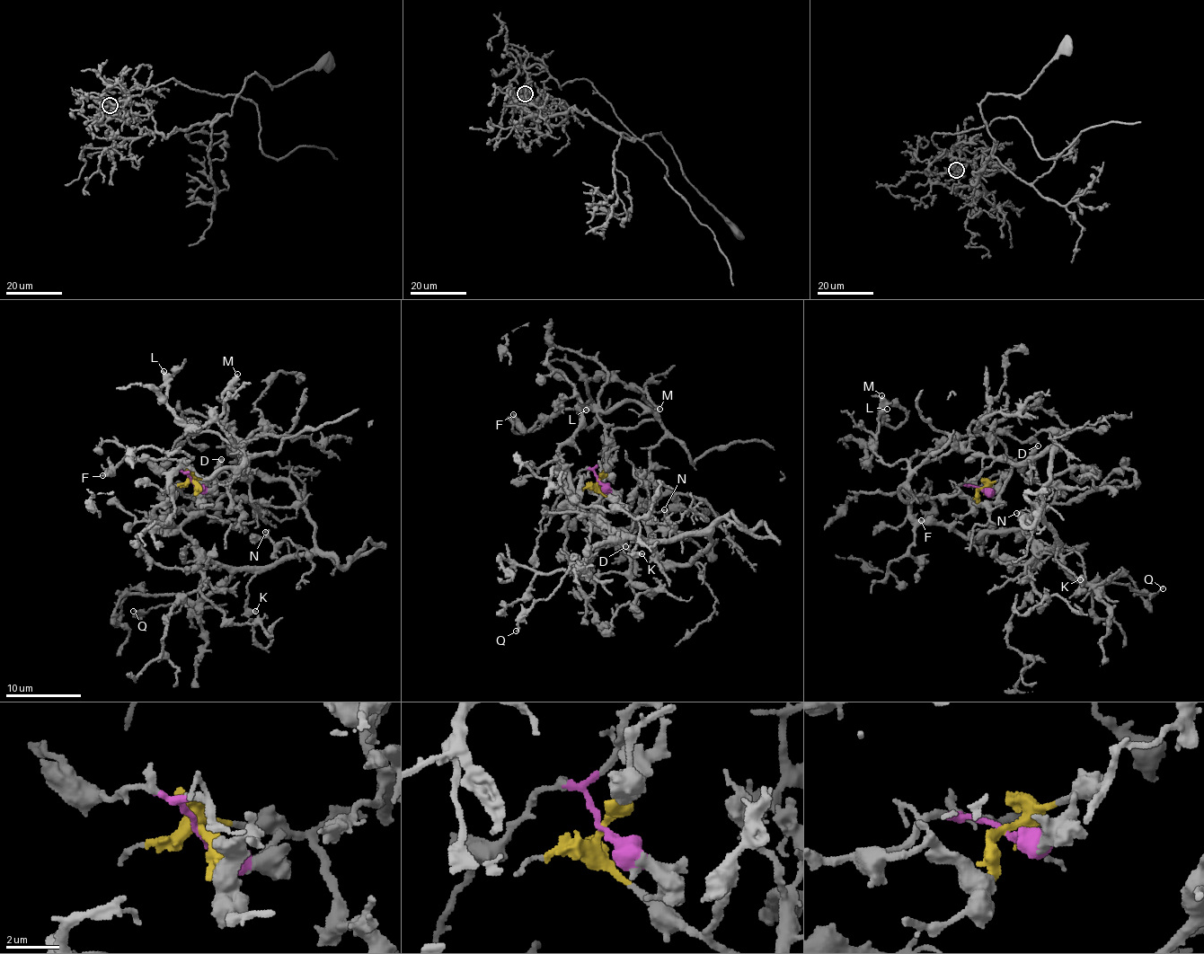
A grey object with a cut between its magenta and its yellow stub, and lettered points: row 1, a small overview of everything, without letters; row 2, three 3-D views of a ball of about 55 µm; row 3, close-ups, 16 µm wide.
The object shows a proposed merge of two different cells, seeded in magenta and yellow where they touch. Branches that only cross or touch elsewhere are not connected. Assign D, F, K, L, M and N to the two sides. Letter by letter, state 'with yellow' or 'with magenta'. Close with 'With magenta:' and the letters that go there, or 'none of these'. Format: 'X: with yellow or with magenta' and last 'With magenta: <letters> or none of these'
D: with yellow
F: with magenta
K: with yellow
L: with magenta
M: with magenta
N: with yellow
With magenta: F, L, M

